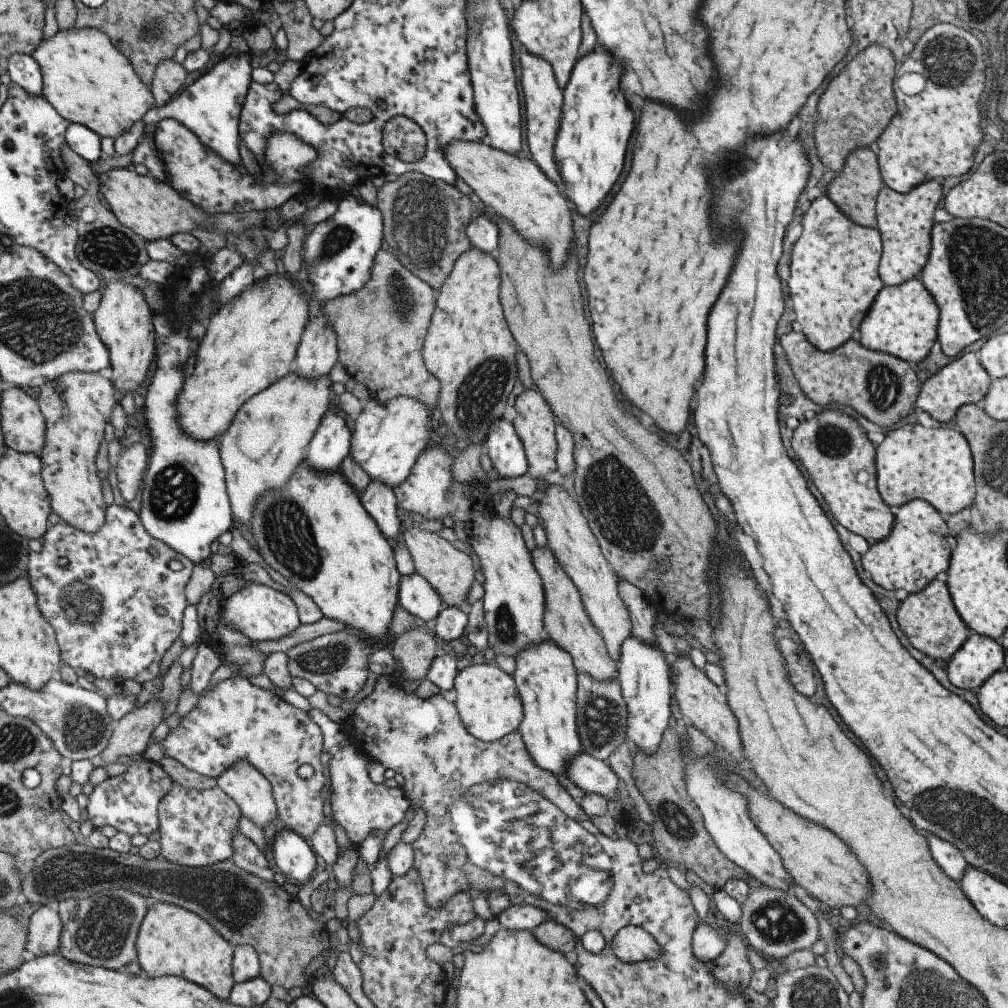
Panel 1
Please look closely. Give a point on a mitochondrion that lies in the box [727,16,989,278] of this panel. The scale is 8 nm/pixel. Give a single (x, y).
(948, 62)

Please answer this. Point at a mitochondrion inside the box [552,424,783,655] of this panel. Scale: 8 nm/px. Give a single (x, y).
(625, 516)

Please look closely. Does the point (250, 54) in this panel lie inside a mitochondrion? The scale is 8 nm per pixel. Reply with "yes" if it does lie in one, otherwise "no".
no

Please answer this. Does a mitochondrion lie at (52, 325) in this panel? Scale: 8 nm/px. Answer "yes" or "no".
yes

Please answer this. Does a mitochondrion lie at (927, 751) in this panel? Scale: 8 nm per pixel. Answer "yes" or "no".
no

